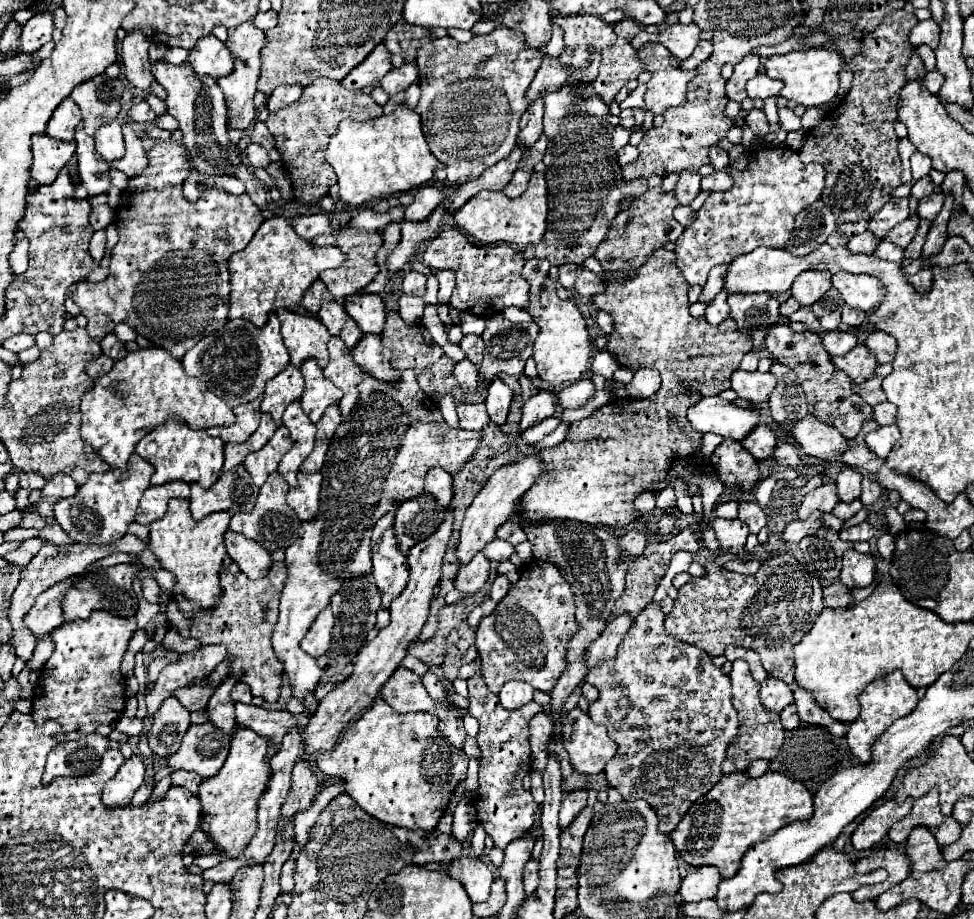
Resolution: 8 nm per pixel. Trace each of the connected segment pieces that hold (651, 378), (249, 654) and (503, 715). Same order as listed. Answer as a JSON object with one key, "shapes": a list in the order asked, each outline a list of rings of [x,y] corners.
{"shapes":[[[[651,368],[635,372],[635,378],[627,384],[627,394],[631,398],[651,398],[661,388],[661,374]]],[[[273,562],[267,576],[257,578],[257,580],[249,580],[247,576],[243,576],[243,572],[239,572],[239,568],[235,564],[231,564],[229,568],[223,568],[219,572],[219,584],[221,584],[221,602],[209,610],[209,614],[195,614],[193,618],[187,618],[187,614],[183,610],[179,610],[177,602],[171,598],[167,604],[167,626],[175,628],[179,632],[179,636],[183,638],[195,638],[201,644],[223,644],[227,648],[227,658],[231,662],[229,668],[229,676],[239,676],[241,682],[245,682],[251,692],[255,692],[255,696],[263,696],[267,702],[277,702],[279,698],[279,688],[281,688],[281,678],[279,674],[283,672],[283,664],[281,660],[277,660],[273,646],[271,646],[271,634],[273,634],[273,626],[277,624],[277,610],[279,610],[279,594],[283,588],[283,578],[285,578],[285,564],[283,562]]],[[[481,672],[473,674],[469,680],[469,714],[479,720],[477,744],[481,750],[479,764],[479,788],[475,792],[473,804],[477,808],[477,818],[485,826],[485,832],[495,840],[497,848],[505,848],[509,842],[523,836],[525,830],[533,826],[533,812],[539,808],[533,794],[525,790],[523,778],[531,770],[531,750],[529,750],[529,720],[543,710],[541,704],[529,702],[517,710],[505,710],[499,704],[499,696],[493,694]]]]}

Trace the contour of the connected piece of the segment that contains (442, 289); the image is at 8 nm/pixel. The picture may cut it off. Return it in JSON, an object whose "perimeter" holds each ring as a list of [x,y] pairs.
{"perimeter":[[[439,270],[439,272],[435,272],[435,276],[439,280],[439,302],[447,304],[451,298],[453,286],[455,286],[455,274],[449,270]]]}

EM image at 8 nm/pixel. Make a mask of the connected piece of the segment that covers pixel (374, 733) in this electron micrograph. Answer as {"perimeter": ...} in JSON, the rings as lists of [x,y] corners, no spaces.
{"perimeter":[[[379,698],[359,720],[351,722],[351,726],[341,734],[339,742],[333,750],[317,752],[315,762],[317,768],[327,776],[339,776],[347,780],[347,794],[371,816],[381,822],[403,826],[411,830],[435,830],[439,818],[447,812],[449,798],[459,784],[459,780],[467,774],[467,754],[459,748],[453,748],[447,738],[437,730],[439,718],[431,712],[407,712],[397,714],[383,698]]]}

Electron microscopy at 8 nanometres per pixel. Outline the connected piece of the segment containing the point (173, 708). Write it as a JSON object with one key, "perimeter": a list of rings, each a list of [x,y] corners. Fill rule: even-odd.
{"perimeter":[[[173,696],[165,698],[161,708],[155,714],[153,728],[147,734],[153,754],[165,758],[171,752],[177,752],[183,740],[183,734],[187,732],[189,726],[191,726],[189,710],[183,708],[177,698]]]}

